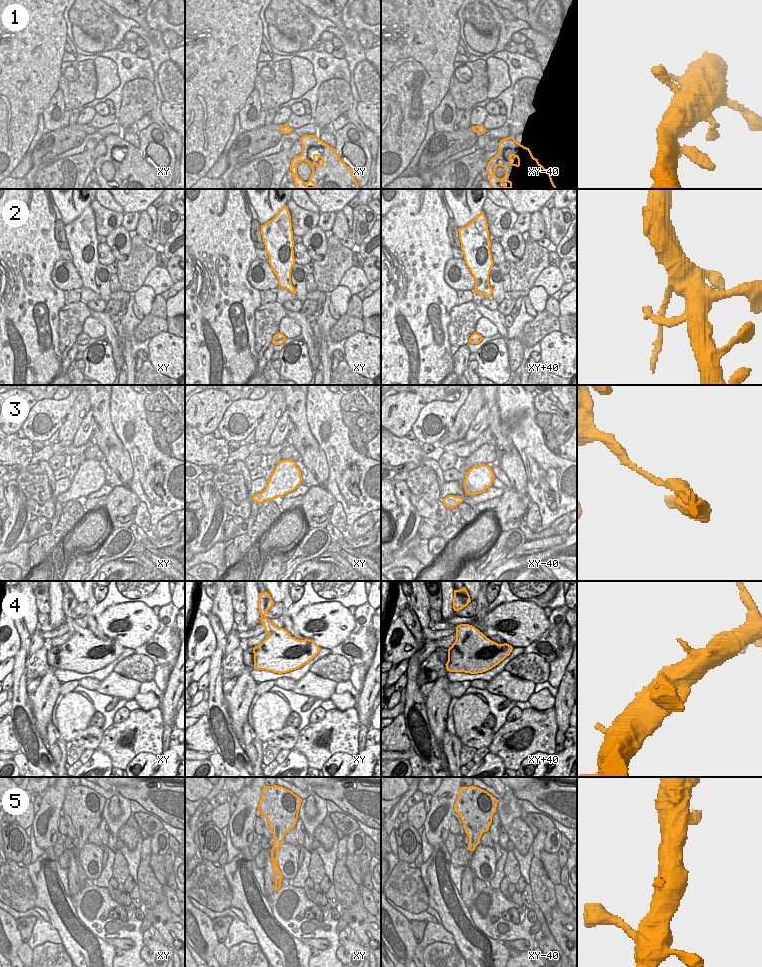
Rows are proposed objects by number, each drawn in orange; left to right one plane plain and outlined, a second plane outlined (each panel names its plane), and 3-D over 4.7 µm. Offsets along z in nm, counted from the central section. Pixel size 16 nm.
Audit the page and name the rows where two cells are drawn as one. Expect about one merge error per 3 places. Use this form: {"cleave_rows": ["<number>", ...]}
{"cleave_rows": ["3"]}

